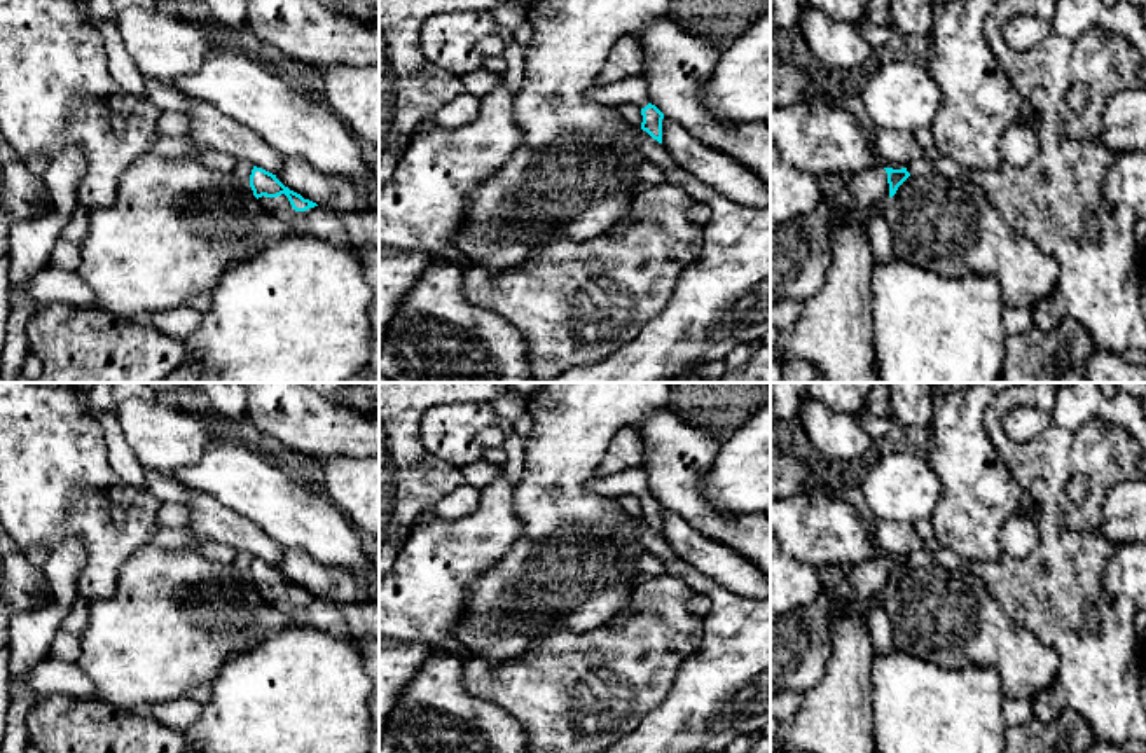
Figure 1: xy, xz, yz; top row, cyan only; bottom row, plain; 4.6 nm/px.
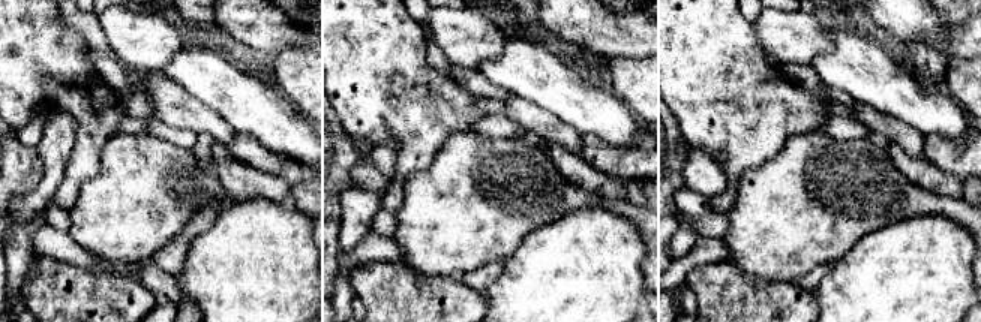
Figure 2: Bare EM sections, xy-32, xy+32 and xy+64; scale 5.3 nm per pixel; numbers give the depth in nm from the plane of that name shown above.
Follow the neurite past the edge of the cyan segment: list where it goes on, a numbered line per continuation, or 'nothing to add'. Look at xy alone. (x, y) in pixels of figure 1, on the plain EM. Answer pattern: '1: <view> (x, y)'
1: xy (324, 614)

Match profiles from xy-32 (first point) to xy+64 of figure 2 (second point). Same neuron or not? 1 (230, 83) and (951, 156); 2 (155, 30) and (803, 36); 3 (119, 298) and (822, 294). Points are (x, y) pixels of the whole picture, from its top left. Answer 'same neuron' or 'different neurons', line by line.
1: different neurons
2: same neuron
3: different neurons

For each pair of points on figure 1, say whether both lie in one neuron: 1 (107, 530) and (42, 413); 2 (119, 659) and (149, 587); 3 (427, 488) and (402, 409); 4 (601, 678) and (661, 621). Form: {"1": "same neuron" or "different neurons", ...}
{"1": "same neuron", "2": "same neuron", "3": "same neuron", "4": "same neuron"}

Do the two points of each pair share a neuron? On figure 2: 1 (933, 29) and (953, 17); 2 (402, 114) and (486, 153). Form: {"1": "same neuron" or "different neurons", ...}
{"1": "different neurons", "2": "different neurons"}

